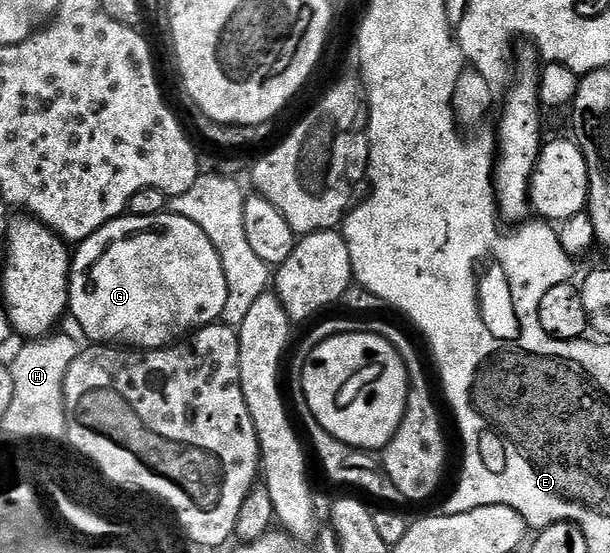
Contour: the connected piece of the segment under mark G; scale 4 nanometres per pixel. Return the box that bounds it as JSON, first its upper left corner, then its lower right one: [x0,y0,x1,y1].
[67,213,227,351]

